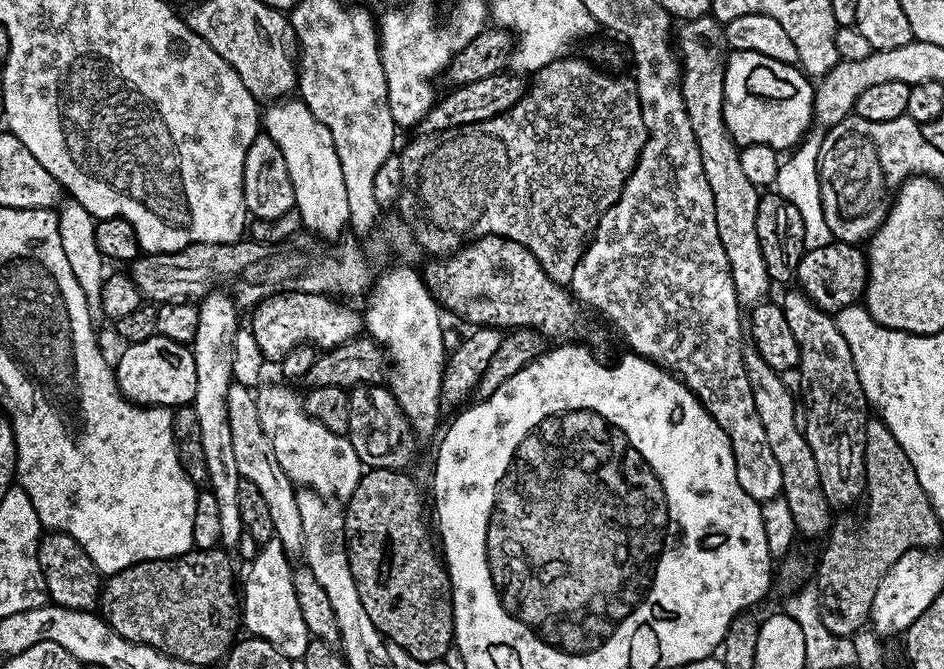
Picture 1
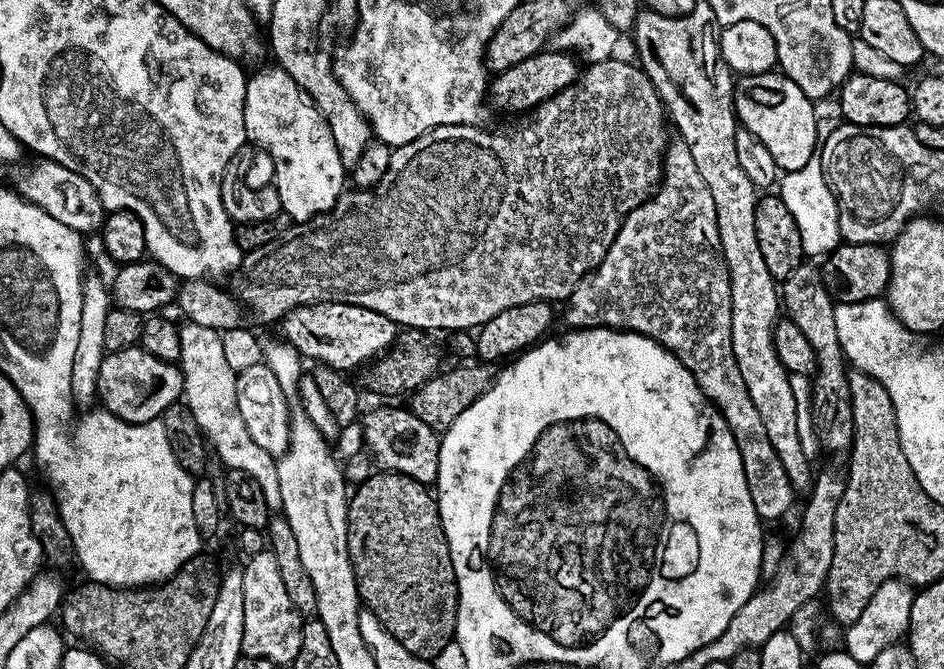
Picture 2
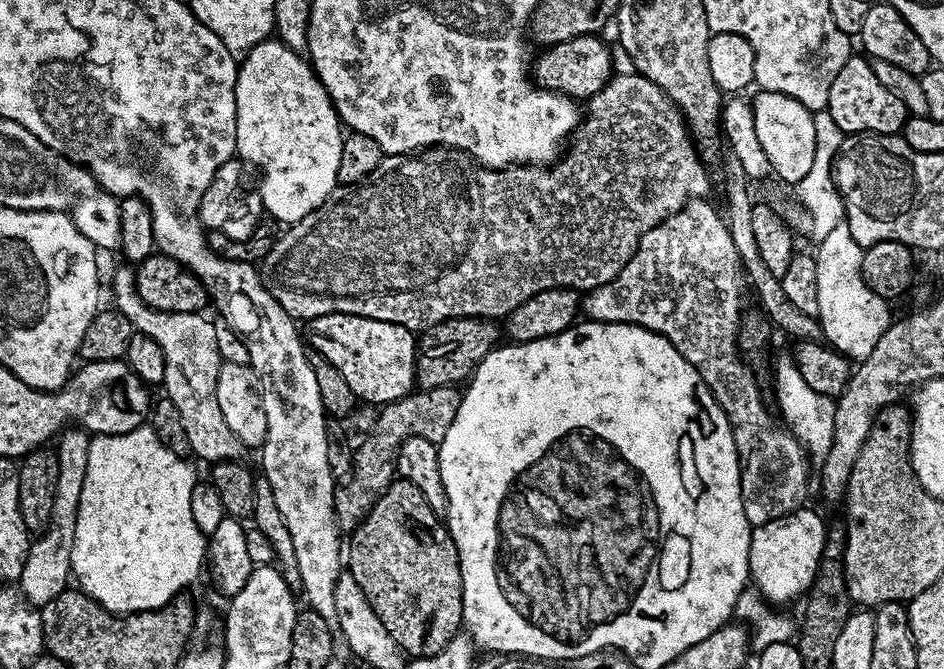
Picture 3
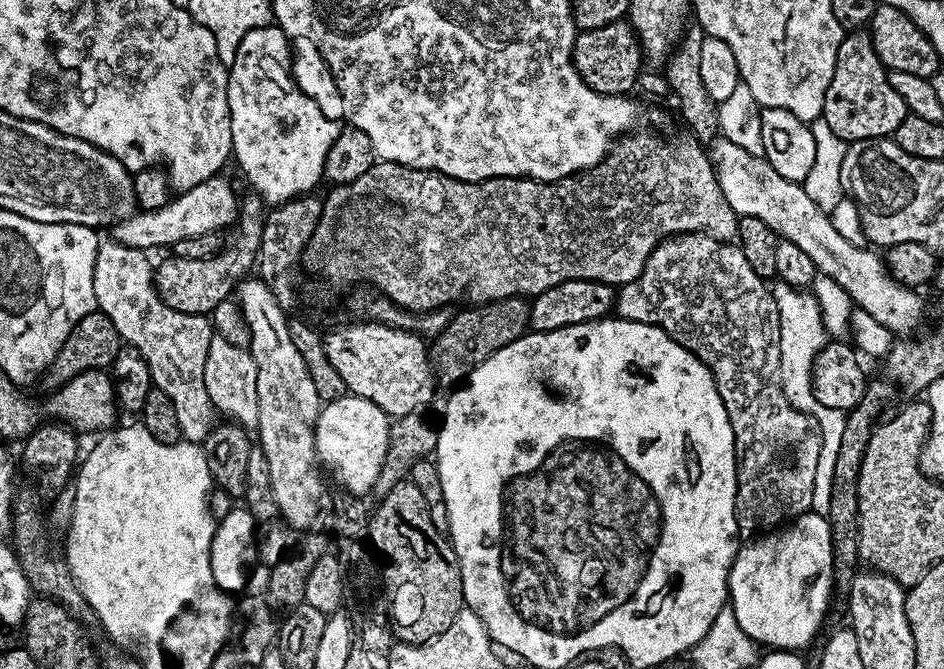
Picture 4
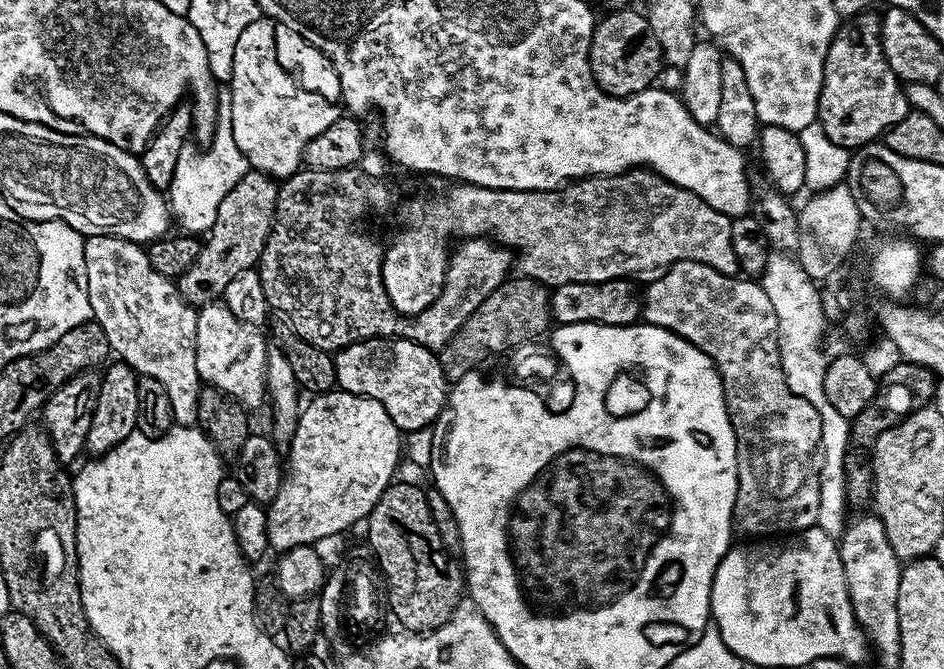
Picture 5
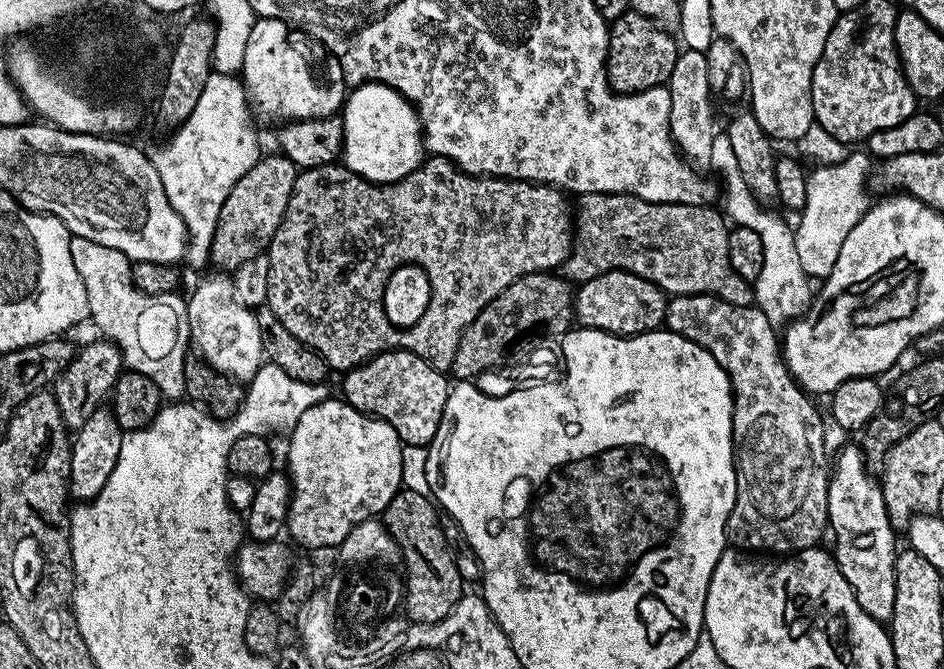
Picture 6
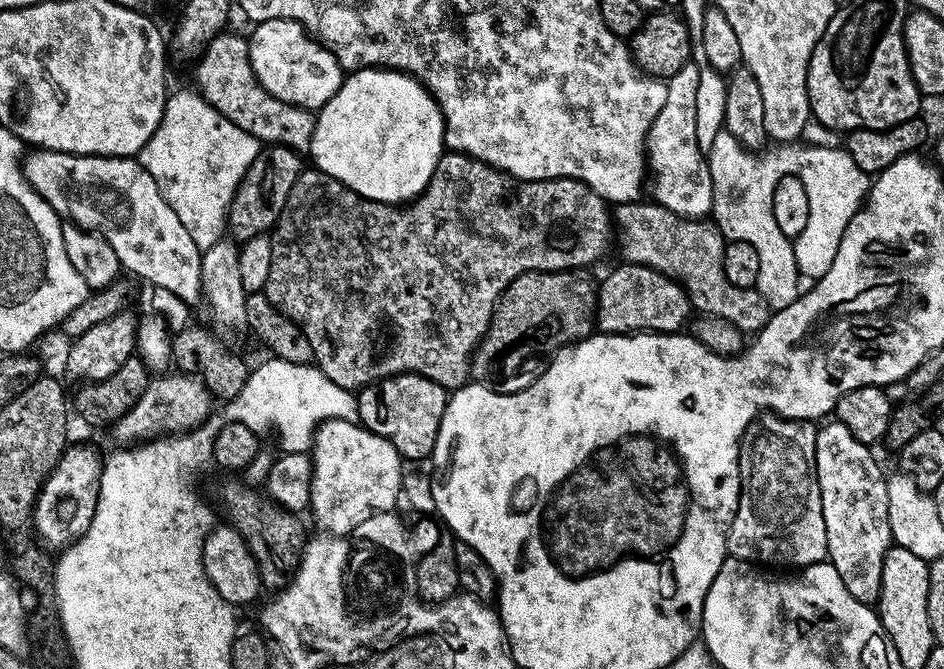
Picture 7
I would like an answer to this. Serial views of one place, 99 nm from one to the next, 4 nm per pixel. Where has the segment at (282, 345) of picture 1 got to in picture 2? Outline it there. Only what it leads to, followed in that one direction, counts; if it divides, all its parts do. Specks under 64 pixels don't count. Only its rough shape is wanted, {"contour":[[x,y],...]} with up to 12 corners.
{"contour":[[349,304],[283,316],[283,339],[321,365],[359,369],[393,347],[398,325]]}

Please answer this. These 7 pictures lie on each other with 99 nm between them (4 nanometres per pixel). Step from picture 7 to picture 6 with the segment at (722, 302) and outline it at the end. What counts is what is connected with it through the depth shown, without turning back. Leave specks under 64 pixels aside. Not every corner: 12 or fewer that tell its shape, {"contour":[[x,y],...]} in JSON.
{"contour":[[585,192],[569,282],[614,270],[749,307],[708,204]]}

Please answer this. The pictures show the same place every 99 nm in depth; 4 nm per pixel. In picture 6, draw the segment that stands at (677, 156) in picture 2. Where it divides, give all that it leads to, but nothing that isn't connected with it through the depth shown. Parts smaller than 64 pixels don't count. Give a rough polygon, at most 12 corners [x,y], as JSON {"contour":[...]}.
{"contour":[[673,296],[732,383],[729,545],[815,548],[825,417],[761,308]]}

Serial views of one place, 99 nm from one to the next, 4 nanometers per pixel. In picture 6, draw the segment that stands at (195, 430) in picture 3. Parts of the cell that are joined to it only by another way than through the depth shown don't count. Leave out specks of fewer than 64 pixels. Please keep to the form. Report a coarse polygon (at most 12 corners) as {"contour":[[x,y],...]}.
{"contour":[[72,236],[91,323],[165,401],[184,394],[188,305],[132,284],[122,250]]}

